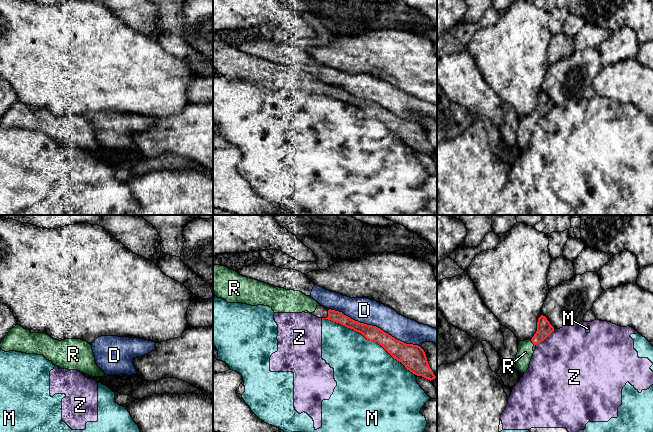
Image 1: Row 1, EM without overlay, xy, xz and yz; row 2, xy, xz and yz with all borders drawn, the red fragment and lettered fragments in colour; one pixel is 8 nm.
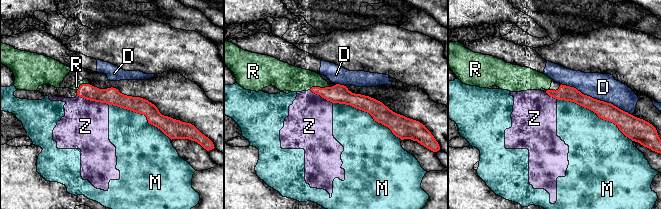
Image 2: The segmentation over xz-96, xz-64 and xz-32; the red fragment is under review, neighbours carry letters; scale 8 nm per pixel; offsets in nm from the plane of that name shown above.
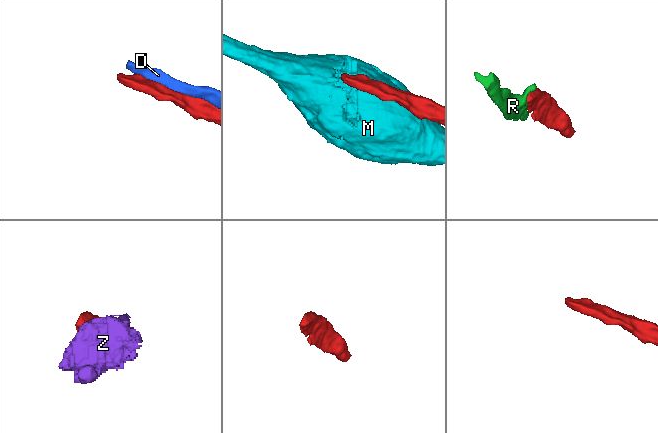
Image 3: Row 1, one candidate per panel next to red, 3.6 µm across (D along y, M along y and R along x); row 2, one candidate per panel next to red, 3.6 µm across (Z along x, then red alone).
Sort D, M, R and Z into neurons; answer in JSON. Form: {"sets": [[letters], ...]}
{"sets": [["D"], ["M", "Z"], ["R"]]}

